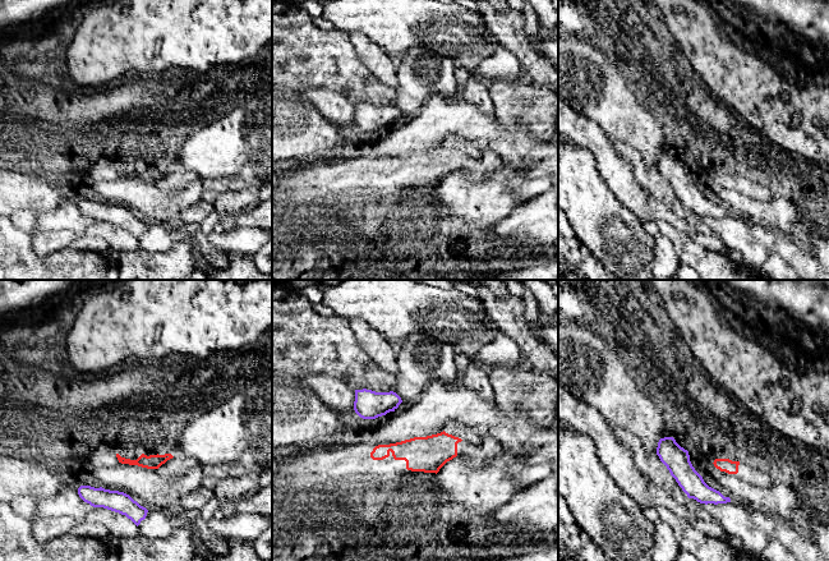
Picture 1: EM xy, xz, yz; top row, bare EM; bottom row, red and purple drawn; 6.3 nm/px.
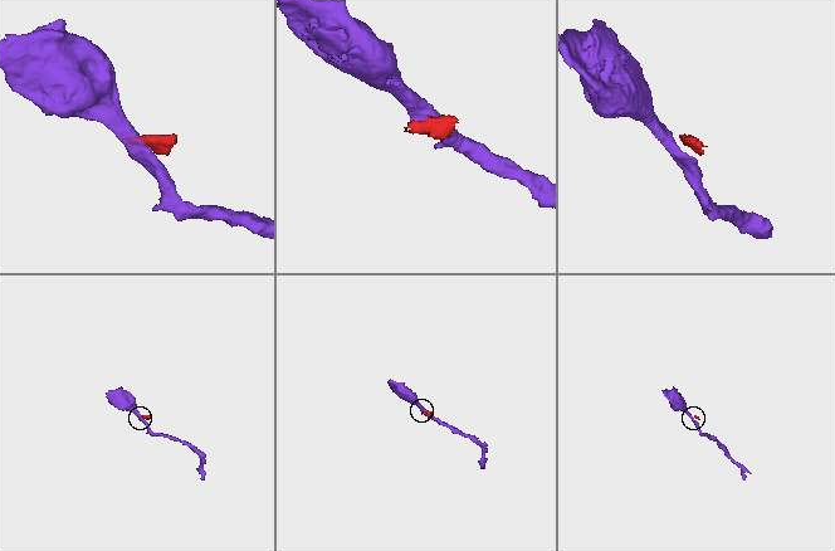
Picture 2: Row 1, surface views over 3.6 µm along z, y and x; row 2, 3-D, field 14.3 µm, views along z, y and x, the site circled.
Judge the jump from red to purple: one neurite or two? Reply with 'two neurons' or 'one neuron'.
two neurons

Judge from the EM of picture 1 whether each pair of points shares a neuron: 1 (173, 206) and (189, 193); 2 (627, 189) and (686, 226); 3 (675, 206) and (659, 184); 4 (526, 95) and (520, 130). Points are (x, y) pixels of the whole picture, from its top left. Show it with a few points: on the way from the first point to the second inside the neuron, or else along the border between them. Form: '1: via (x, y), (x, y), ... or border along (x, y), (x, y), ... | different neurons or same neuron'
1: via (176, 202), (185, 197) | same neuron
2: via (641, 203), (646, 208), (662, 212), (672, 219) | same neuron
3: via (671, 201), (661, 189) | same neuron
4: border along (502, 129), (525, 125), (529, 132) | different neurons

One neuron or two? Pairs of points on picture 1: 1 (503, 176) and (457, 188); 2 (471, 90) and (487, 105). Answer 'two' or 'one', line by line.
1: one
2: one

